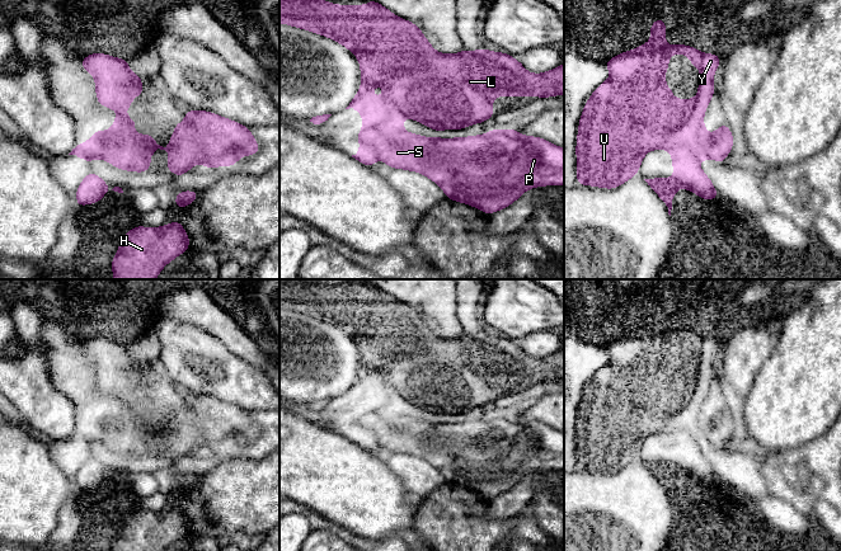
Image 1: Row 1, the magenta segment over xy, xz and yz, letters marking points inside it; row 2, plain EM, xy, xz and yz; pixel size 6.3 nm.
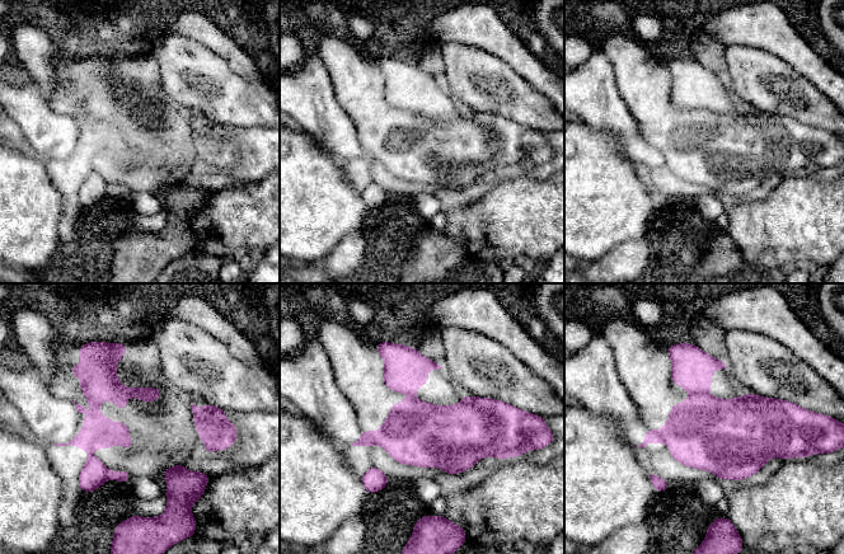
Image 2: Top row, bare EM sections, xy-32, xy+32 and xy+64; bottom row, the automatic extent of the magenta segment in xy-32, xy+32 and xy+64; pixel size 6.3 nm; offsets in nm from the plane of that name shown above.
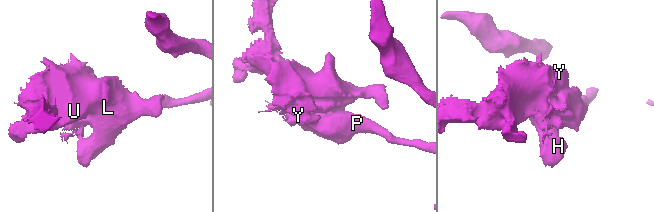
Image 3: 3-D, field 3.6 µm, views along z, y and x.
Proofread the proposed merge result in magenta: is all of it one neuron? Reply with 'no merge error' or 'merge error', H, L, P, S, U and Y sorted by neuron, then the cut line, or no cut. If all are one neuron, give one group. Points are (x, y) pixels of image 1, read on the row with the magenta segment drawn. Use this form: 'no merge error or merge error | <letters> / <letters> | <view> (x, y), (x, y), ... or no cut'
merge error | H L U Y / P S | xz (400, 131), (386, 136), (380, 142), (379, 155)

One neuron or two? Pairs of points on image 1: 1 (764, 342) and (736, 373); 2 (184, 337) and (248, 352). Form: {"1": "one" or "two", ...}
{"1": "one", "2": "two"}

